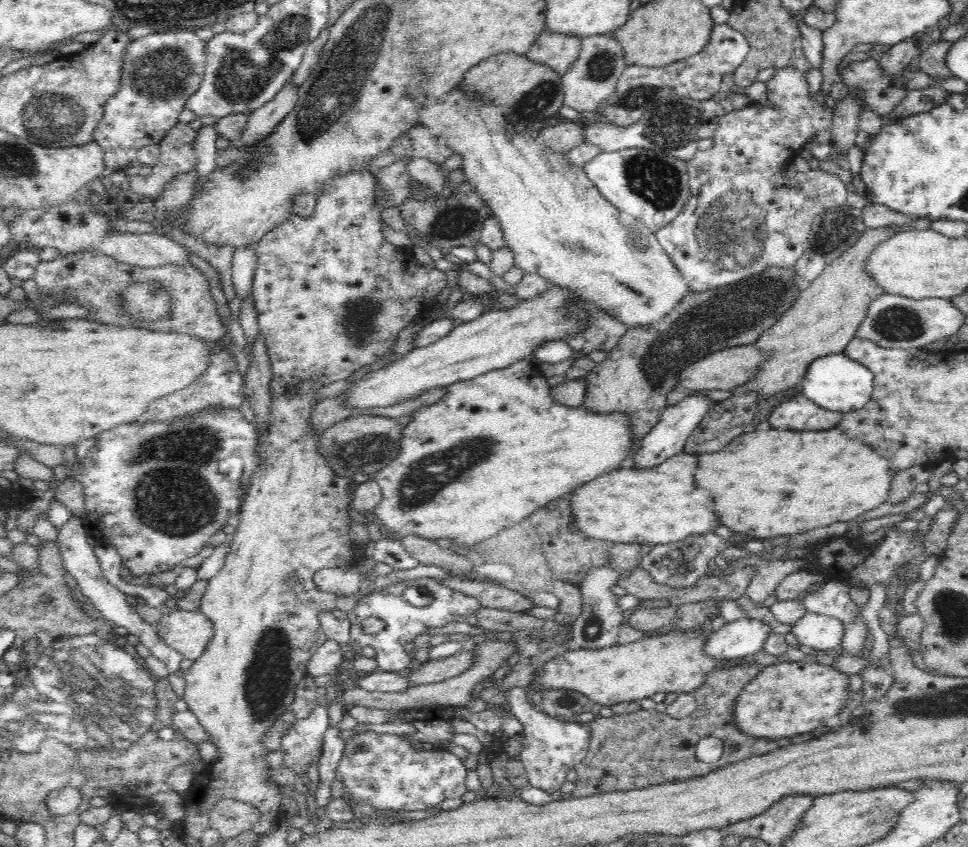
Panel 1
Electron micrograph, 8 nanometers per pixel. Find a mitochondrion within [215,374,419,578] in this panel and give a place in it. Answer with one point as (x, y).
(374, 448)

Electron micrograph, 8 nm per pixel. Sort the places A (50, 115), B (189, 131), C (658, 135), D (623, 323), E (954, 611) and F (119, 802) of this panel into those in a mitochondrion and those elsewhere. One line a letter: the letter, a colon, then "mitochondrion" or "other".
A: mitochondrion
B: other
C: mitochondrion
D: other
E: mitochondrion
F: other

